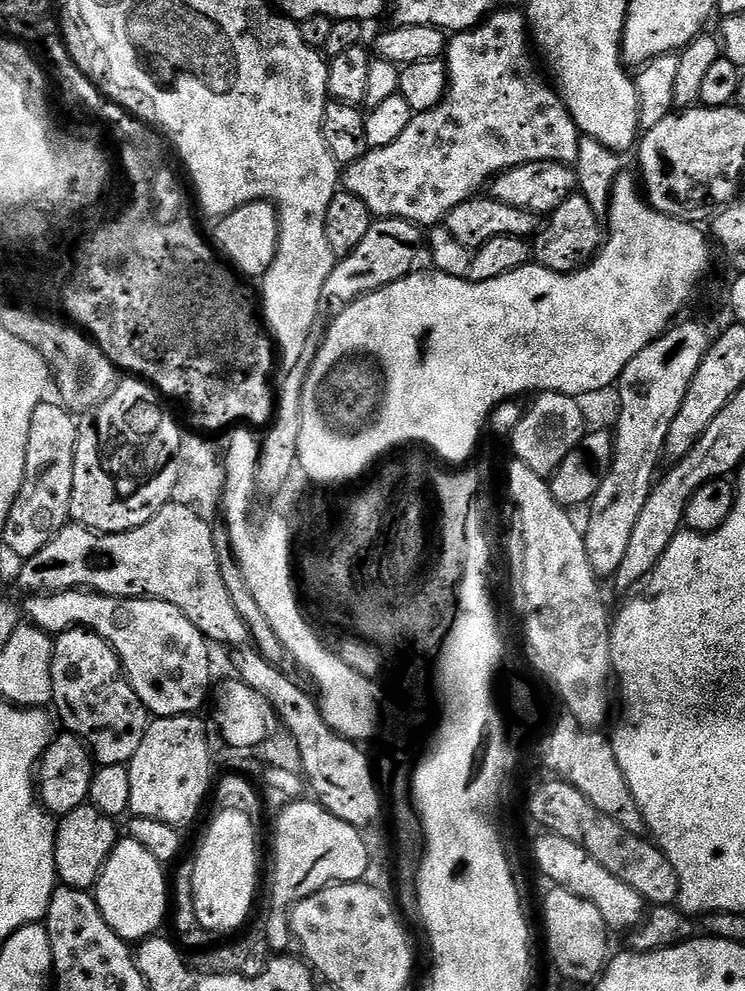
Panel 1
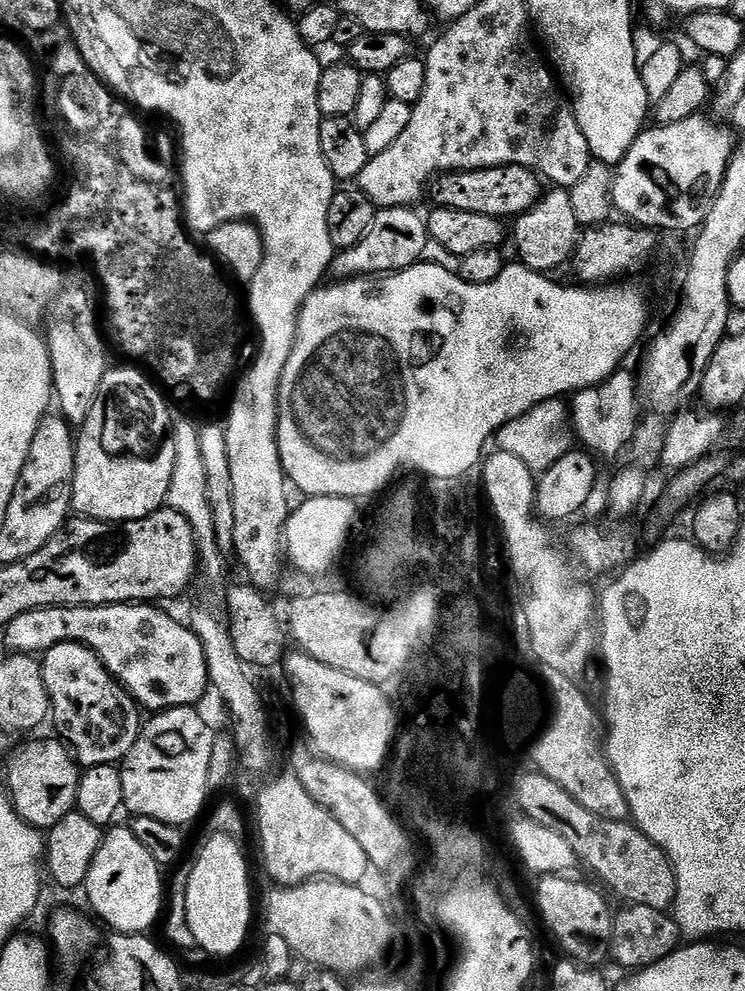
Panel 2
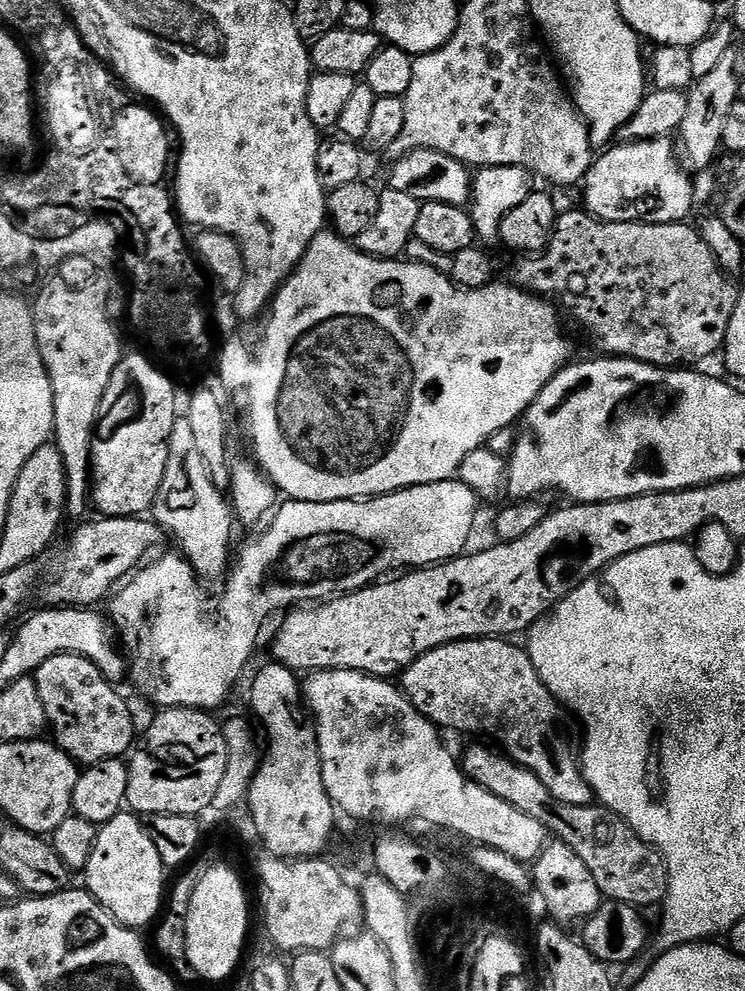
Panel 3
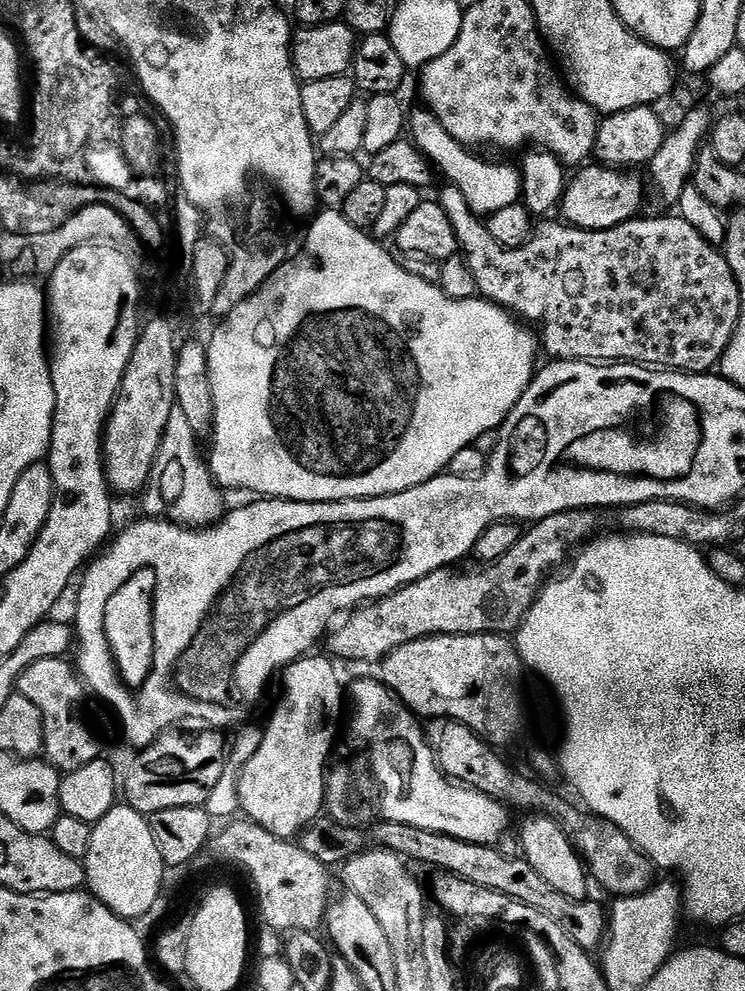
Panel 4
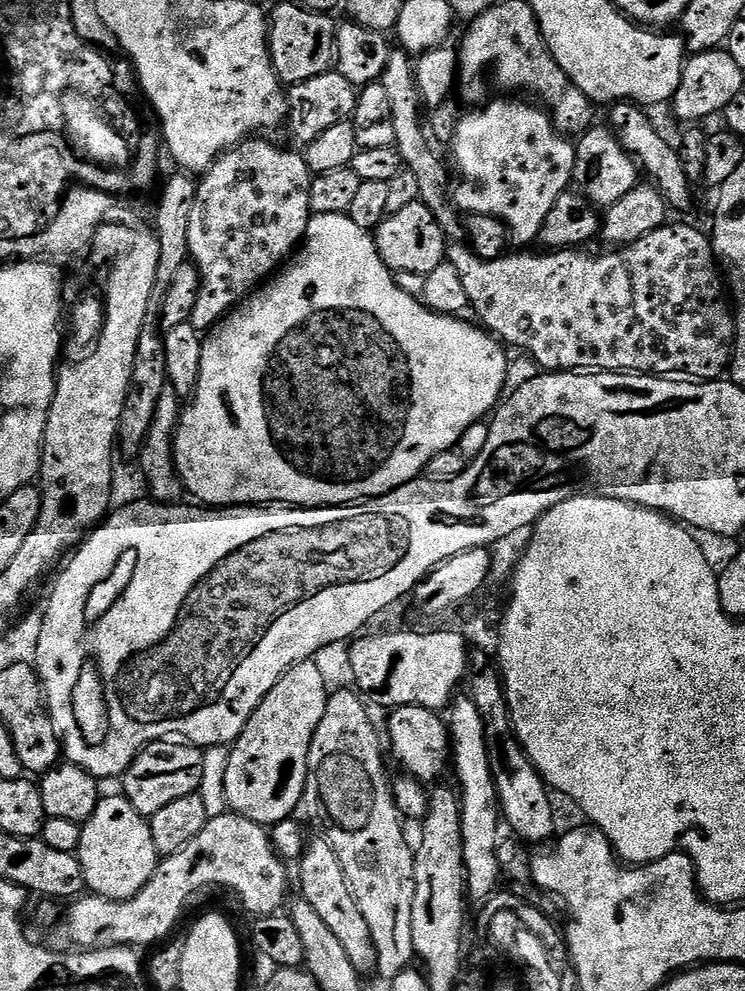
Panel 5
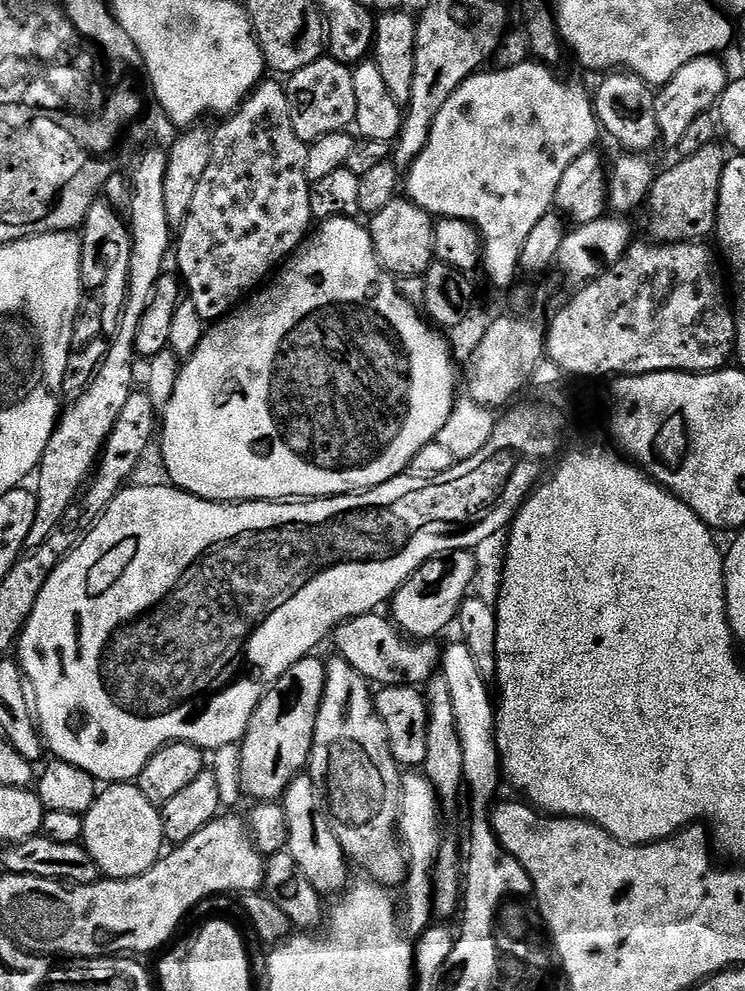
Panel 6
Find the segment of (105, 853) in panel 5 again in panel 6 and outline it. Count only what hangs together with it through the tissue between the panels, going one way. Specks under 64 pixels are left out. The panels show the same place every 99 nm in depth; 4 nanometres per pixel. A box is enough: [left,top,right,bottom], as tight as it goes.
[82,783,162,880]

